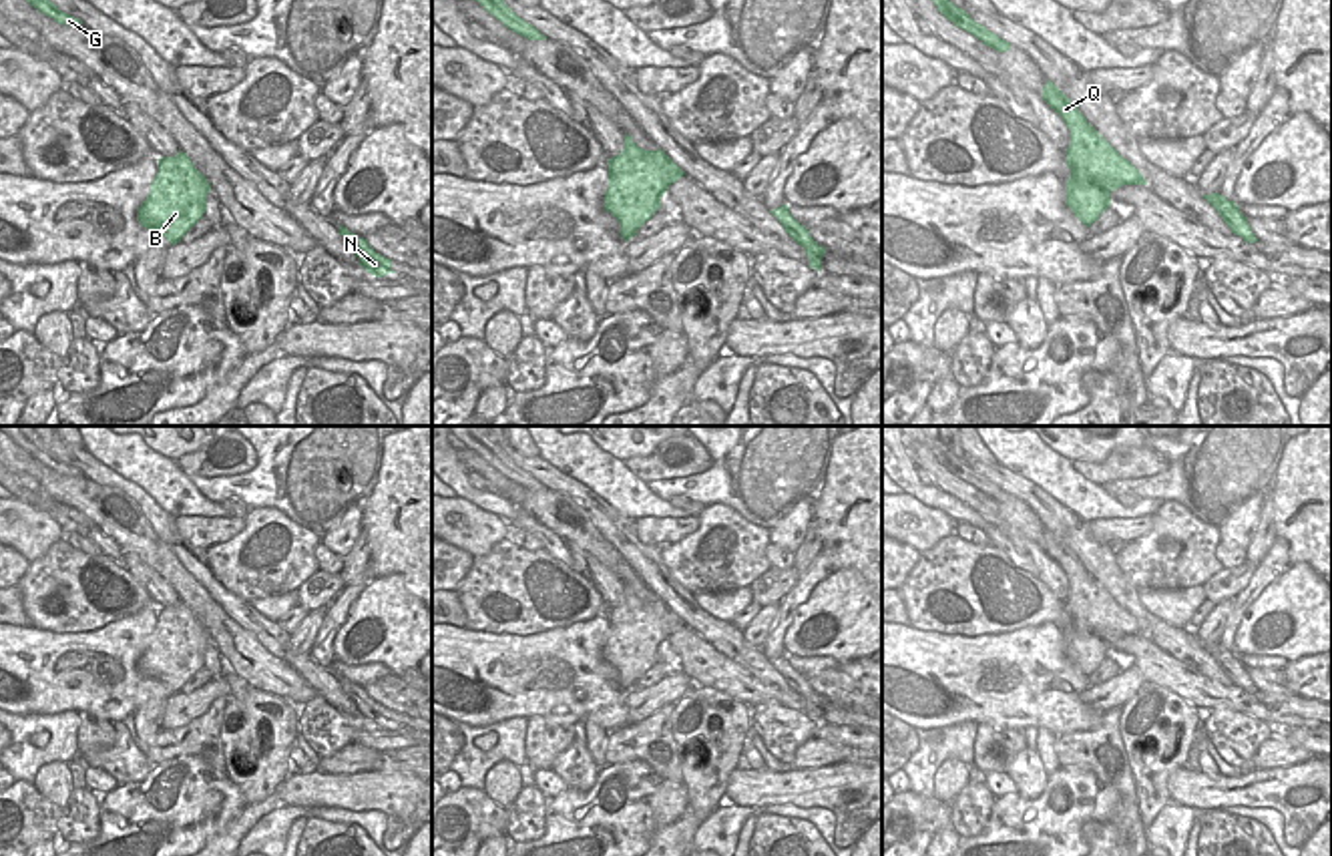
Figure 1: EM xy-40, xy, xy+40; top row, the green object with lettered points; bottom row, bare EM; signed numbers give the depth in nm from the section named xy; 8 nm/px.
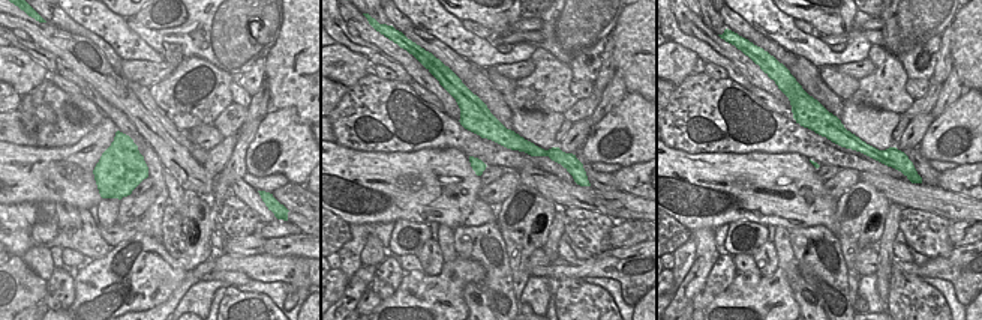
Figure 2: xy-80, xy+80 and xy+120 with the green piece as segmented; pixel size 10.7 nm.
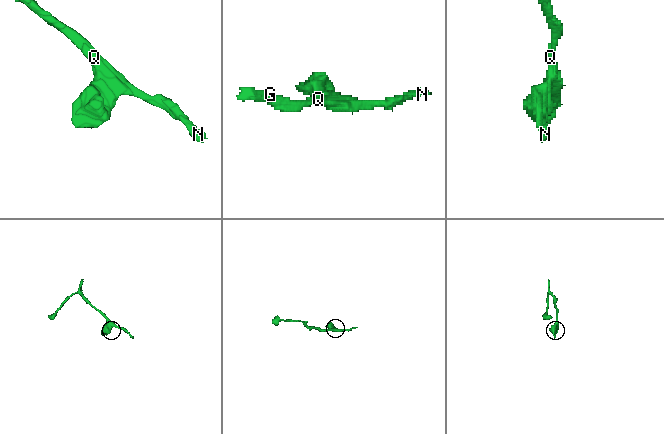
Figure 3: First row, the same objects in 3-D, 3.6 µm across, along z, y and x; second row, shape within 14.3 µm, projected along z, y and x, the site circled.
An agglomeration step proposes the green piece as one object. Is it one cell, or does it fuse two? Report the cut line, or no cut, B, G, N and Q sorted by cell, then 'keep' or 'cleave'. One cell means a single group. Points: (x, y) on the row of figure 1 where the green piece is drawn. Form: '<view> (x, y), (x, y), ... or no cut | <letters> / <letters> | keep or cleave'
no cut | B G N Q | keep

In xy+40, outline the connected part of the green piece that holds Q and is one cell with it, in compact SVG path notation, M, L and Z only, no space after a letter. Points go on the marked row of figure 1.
M1045 80L1043 100L1069 129L1065 163L1071 177L1065 181L1065 203L1089 227L1111 205L1109 193L1113 189L1147 183L1051 80Z

